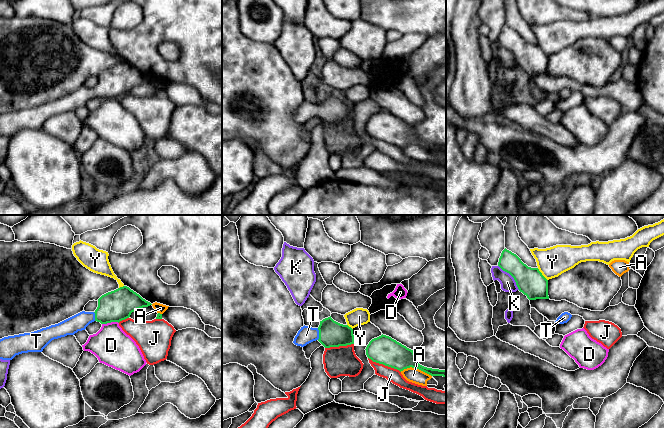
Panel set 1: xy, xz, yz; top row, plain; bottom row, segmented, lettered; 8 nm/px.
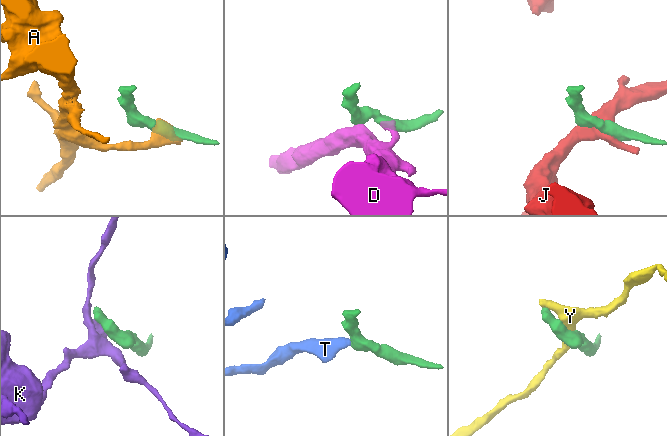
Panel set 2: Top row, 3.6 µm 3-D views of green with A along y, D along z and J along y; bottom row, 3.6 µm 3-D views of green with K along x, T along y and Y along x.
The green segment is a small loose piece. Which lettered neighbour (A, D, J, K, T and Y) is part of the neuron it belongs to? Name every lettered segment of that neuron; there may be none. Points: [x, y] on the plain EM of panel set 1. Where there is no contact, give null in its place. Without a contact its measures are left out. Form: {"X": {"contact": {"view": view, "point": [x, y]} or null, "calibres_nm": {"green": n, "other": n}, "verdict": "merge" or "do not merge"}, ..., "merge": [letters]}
{"A": {"contact": {"view": "xz", "point": [416, 144]}, "calibres_nm": {"green": 220, "other": 120}, "verdict": "do not merge"}, "D": {"contact": {"view": "xy", "point": [110, 98]}, "calibres_nm": {"green": 260, "other": 300}, "verdict": "do not merge"}, "J": {"contact": {"view": "xz", "point": [384, 140]}, "calibres_nm": {"green": 220, "other": 110}, "verdict": "do not merge"}, "K": {"contact": {"view": "yz", "point": [511, 51]}, "calibres_nm": {"green": 220, "other": 120}, "verdict": "do not merge"}, "T": {"contact": {"view": "xz", "point": [319, 110]}, "calibres_nm": {"green": 200, "other": 140}, "verdict": "merge"}, "Y": {"contact": {"view": "yz", "point": [541, 50]}, "calibres_nm": {"green": 220, "other": 240}, "verdict": "do not merge"}, "merge": ["T"]}

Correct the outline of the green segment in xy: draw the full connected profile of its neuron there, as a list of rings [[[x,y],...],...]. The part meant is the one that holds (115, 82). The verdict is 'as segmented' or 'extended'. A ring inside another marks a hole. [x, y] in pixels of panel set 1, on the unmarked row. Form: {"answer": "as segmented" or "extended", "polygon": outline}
{"answer": "extended", "polygon": [[[127,62],[102,71],[94,88],[82,87],[58,100],[40,106],[0,115],[0,135],[12,136],[16,131],[42,128],[54,115],[74,111],[94,98],[107,100],[130,93],[137,85],[152,81]]]}

